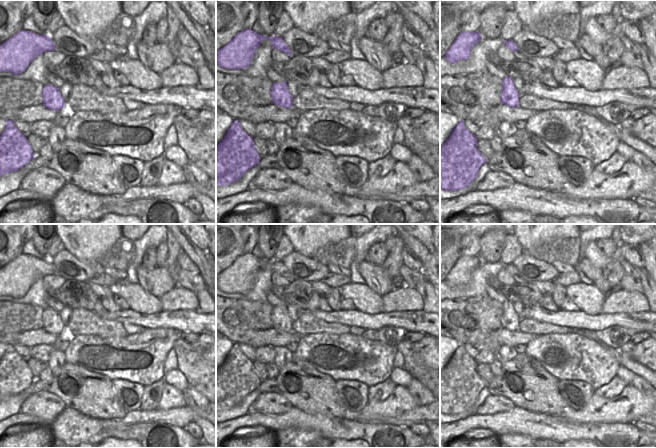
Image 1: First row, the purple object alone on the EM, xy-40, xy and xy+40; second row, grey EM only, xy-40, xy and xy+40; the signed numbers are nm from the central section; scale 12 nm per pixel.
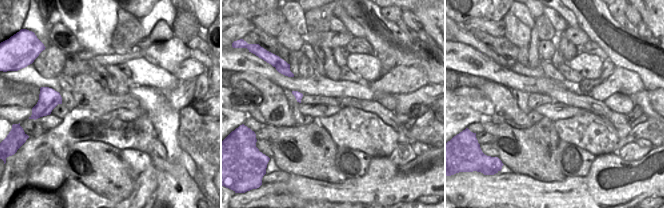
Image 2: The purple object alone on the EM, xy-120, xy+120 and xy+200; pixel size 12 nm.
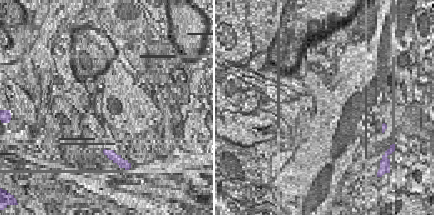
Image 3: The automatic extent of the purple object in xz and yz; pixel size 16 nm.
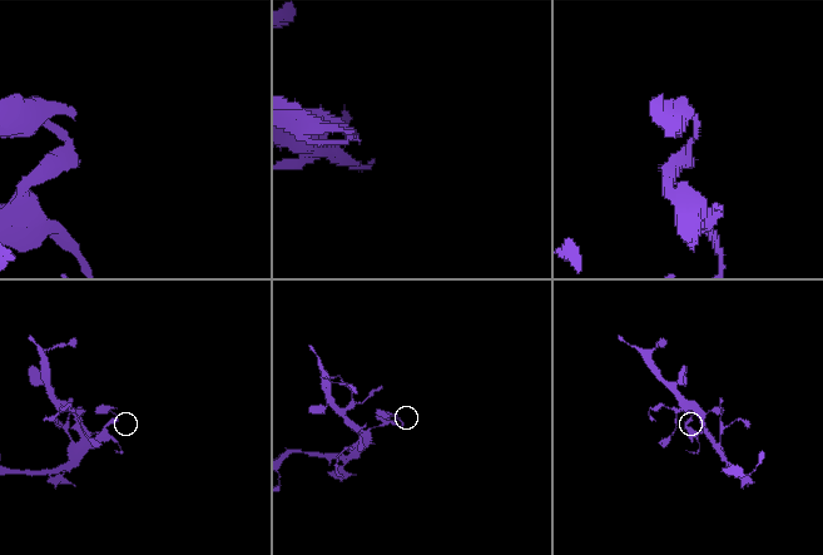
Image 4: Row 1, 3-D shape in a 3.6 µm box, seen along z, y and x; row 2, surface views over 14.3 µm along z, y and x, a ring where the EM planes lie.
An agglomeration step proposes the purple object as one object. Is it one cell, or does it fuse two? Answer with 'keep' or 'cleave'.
cleave

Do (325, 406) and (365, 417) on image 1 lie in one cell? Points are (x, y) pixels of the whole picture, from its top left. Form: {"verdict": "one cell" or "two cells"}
{"verdict": "two cells"}

